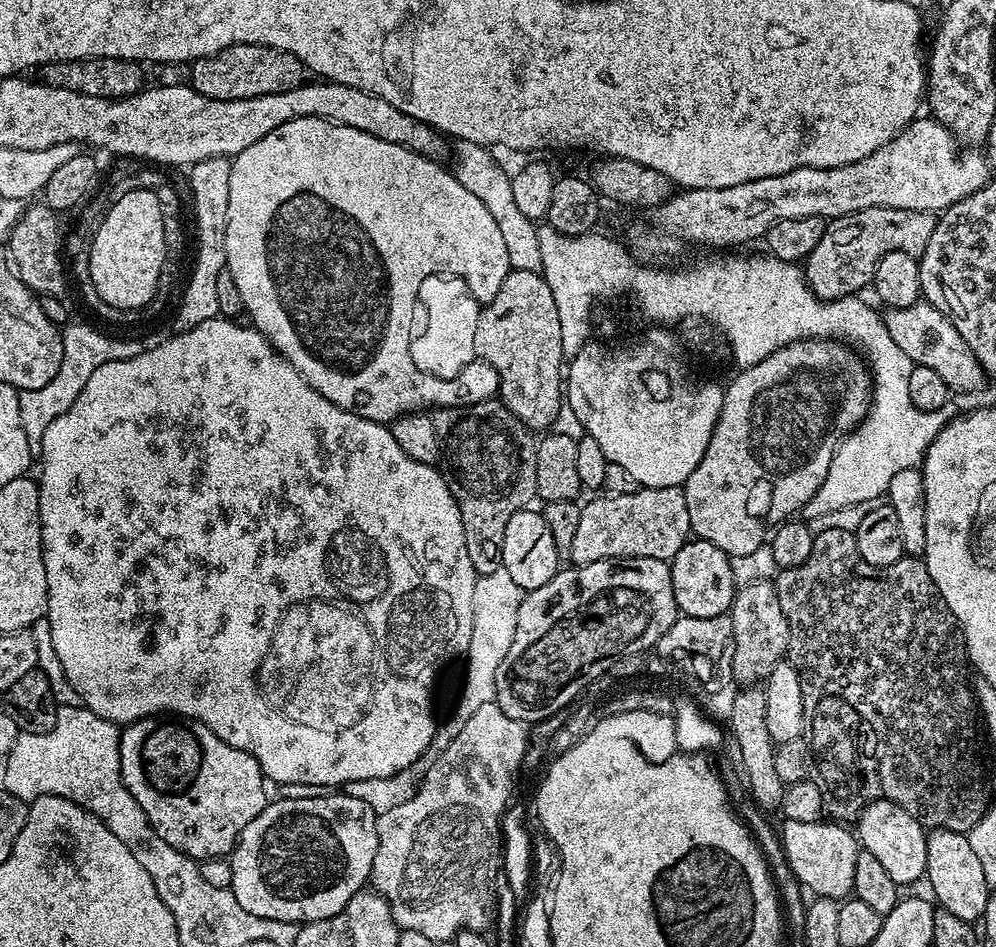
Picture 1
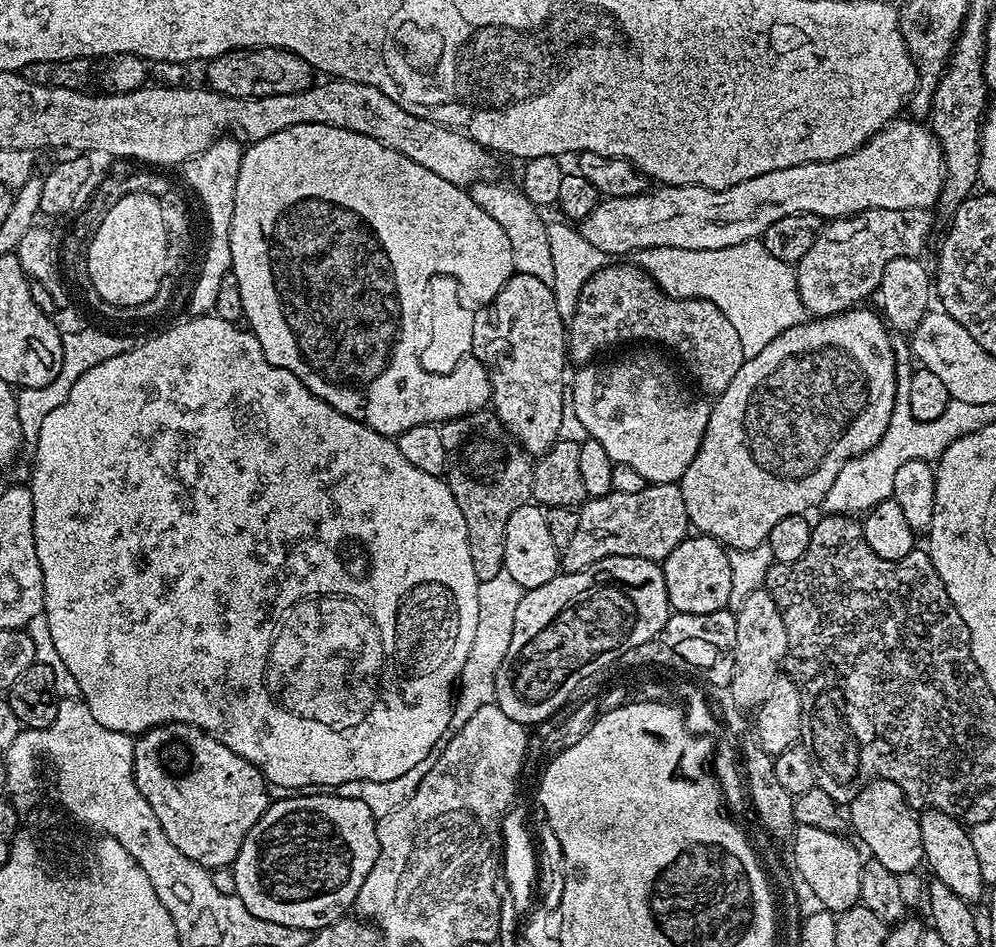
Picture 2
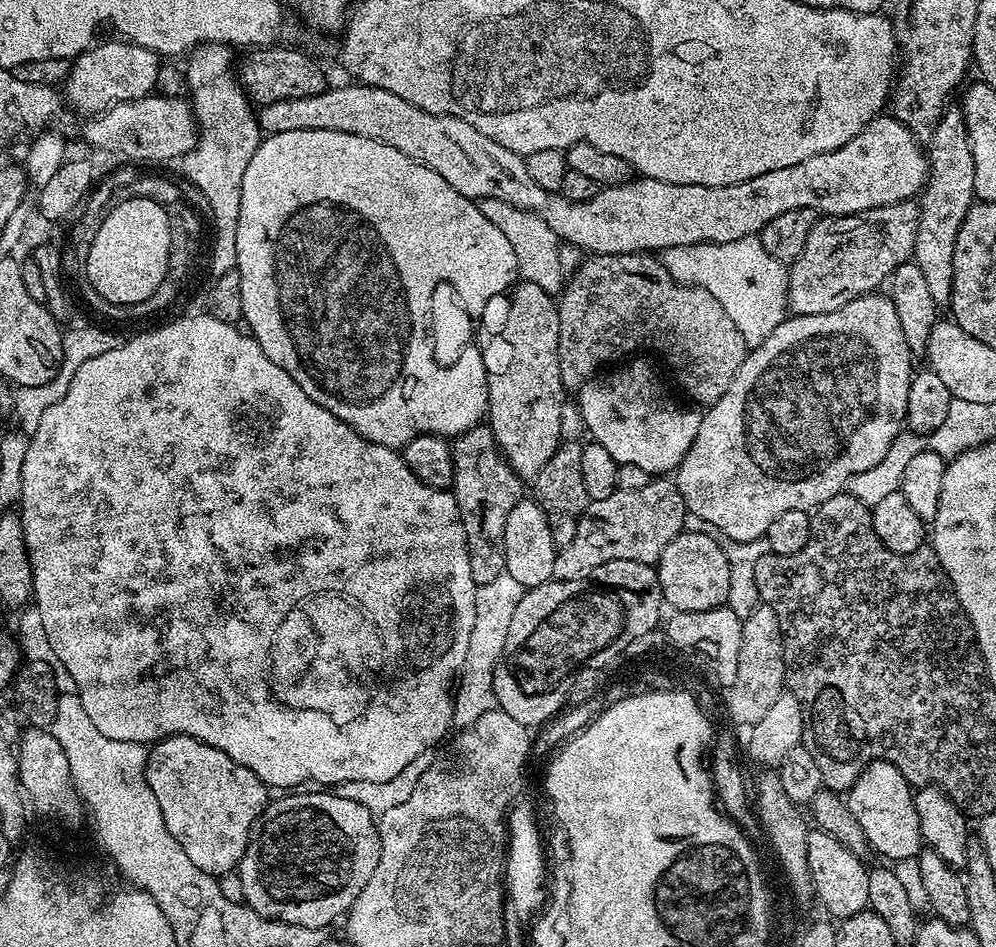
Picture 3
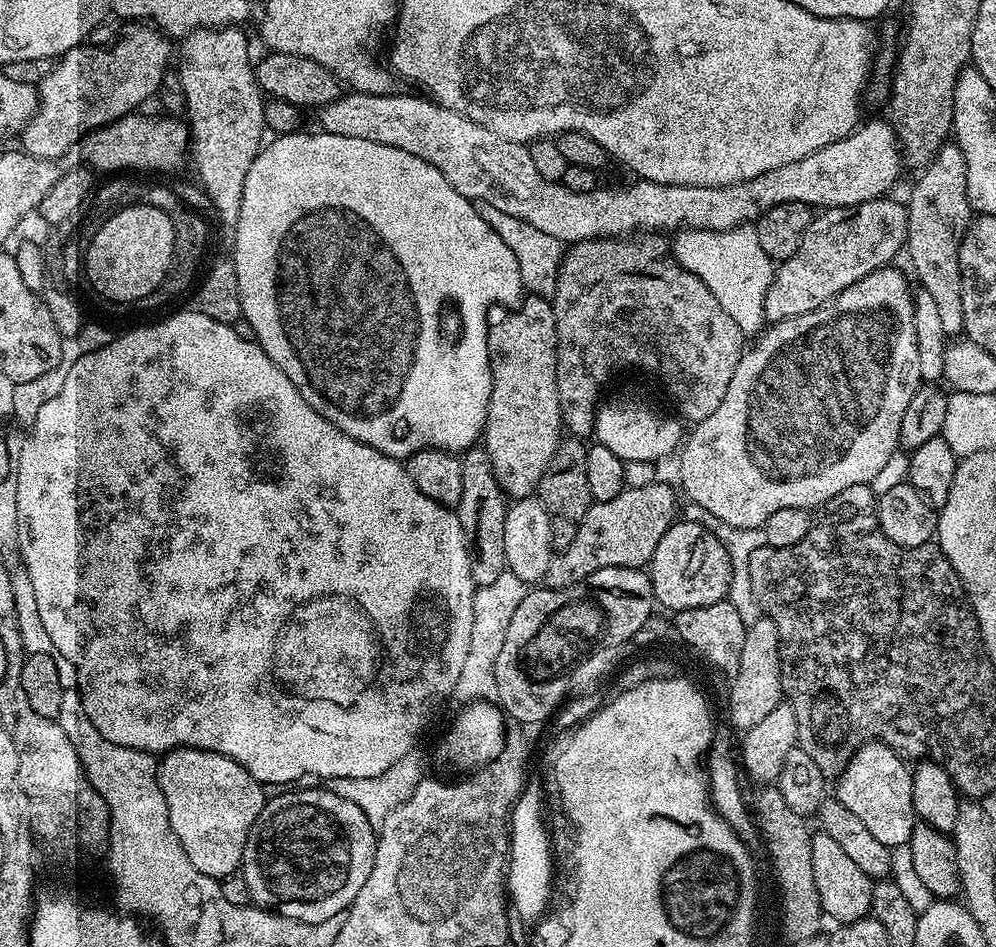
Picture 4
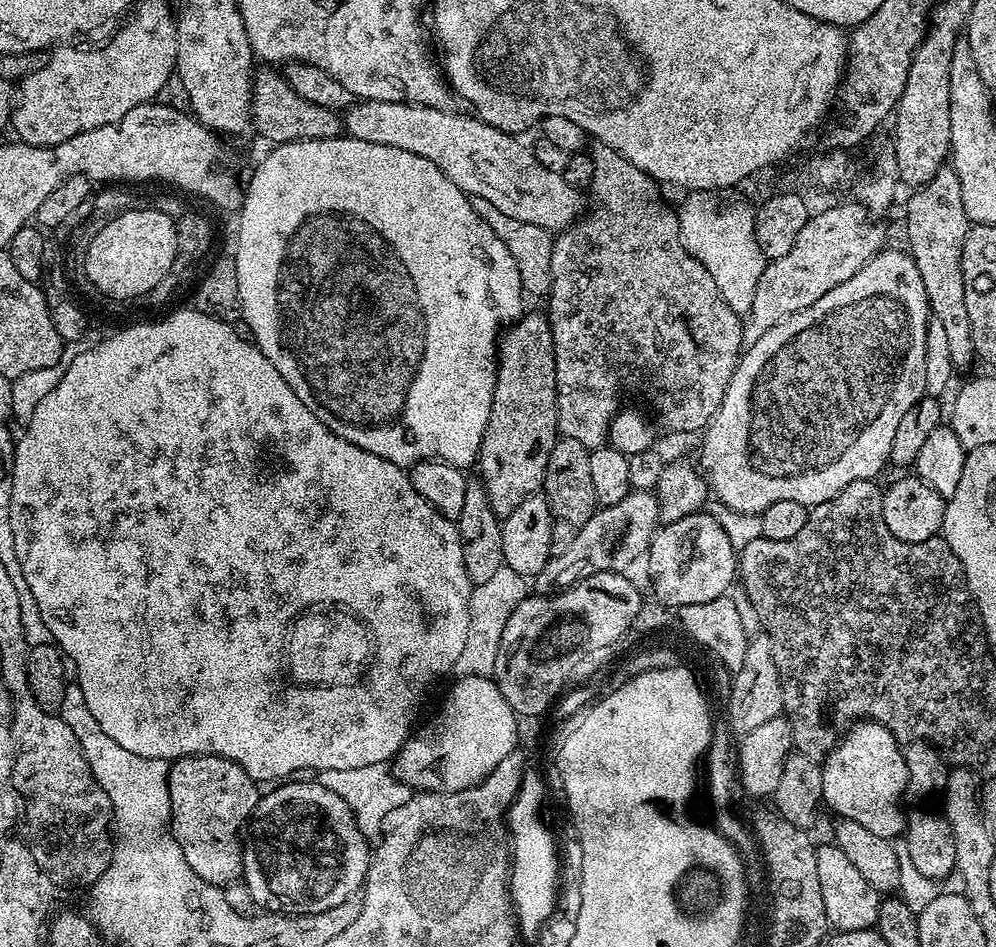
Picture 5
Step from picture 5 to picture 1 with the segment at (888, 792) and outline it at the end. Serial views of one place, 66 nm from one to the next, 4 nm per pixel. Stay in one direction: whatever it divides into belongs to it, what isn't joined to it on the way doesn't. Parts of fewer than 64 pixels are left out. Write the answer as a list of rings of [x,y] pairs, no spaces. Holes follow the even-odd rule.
[[[871,800],[856,817],[854,832],[861,849],[874,854],[896,884],[907,886],[915,880],[925,879],[928,832],[916,821],[914,814],[910,814],[910,810],[902,810],[902,806],[892,800]]]

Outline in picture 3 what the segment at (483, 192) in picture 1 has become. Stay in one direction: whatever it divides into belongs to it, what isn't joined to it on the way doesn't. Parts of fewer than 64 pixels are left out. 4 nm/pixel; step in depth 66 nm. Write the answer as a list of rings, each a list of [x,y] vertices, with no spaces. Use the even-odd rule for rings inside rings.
[[[486,198],[479,201],[482,214],[486,214],[489,222],[494,222],[498,230],[502,230],[502,235],[510,241],[510,247],[514,250],[516,259],[516,271],[520,280],[534,282],[534,286],[546,290],[553,298],[559,297],[564,290],[566,274],[562,270],[560,250],[562,241],[559,236],[538,218],[538,214],[522,210],[518,206],[510,206],[510,202],[502,202],[498,198]]]

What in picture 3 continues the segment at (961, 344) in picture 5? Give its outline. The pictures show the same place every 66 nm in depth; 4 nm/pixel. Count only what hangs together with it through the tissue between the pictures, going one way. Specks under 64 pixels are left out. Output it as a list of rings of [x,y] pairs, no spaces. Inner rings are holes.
[[[949,106],[942,114],[938,126],[934,126],[932,139],[927,141],[926,155],[928,157],[928,181],[918,197],[920,205],[920,217],[918,218],[918,230],[914,234],[914,250],[912,260],[922,270],[926,277],[926,283],[937,306],[948,306],[952,302],[954,290],[954,242],[958,238],[958,230],[962,226],[962,218],[966,218],[966,210],[976,200],[974,190],[974,150],[970,150],[970,138],[966,130],[964,113],[959,107]]]

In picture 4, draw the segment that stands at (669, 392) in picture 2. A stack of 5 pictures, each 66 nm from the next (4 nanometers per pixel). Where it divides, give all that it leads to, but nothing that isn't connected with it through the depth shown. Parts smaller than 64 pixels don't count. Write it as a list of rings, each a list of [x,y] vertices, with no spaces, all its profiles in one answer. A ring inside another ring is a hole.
[[[636,400],[604,402],[596,410],[594,436],[602,446],[606,446],[606,450],[614,450],[620,460],[660,462],[663,456],[670,455],[672,451],[673,455],[681,447],[686,432],[686,428],[683,428],[685,425],[675,415],[672,416],[663,416]]]

